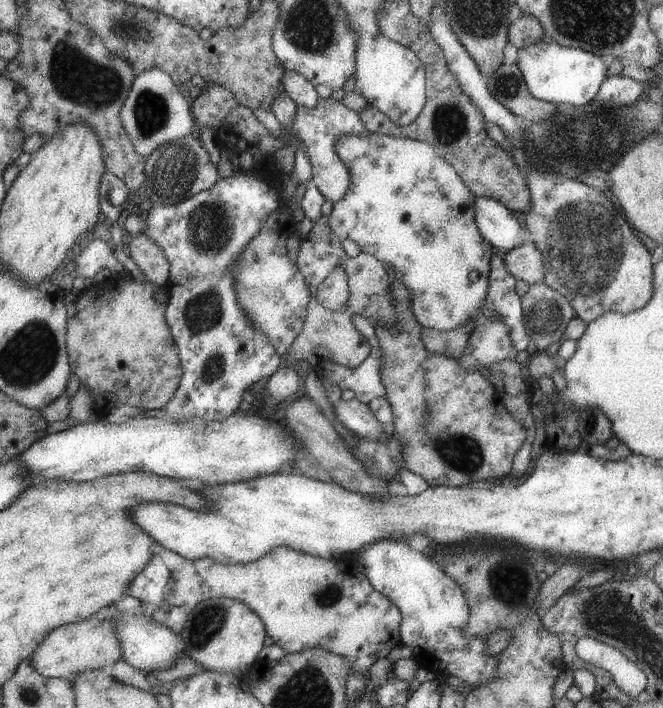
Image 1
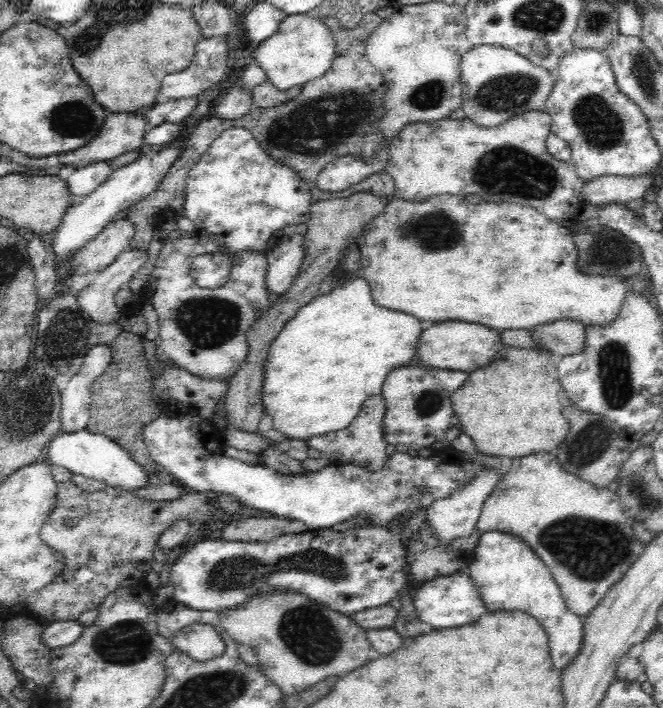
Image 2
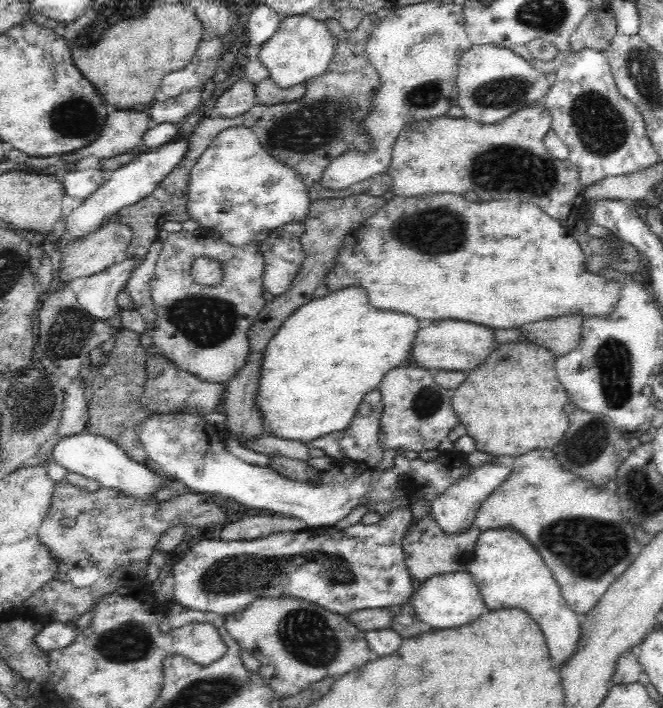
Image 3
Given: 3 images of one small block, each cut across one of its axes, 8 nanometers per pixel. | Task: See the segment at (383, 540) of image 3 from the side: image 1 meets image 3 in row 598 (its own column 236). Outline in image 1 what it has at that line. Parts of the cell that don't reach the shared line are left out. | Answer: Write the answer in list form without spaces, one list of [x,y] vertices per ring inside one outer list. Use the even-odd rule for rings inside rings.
[[[233,173],[229,178],[219,178],[208,190],[177,204],[149,210],[144,235],[163,250],[170,262],[170,279],[165,286],[168,294],[166,322],[170,325],[171,336],[175,338],[175,345],[179,350],[183,376],[173,398],[165,407],[140,411],[128,405],[119,405],[109,411],[104,418],[105,422],[119,424],[136,416],[174,422],[184,422],[195,417],[203,421],[221,421],[235,412],[241,400],[241,392],[247,386],[257,382],[261,384],[278,370],[279,354],[274,344],[261,328],[251,324],[246,310],[240,305],[235,285],[237,258],[242,254],[243,246],[258,234],[271,212],[280,206],[277,193],[273,188],[269,189],[268,181],[267,177]]]

